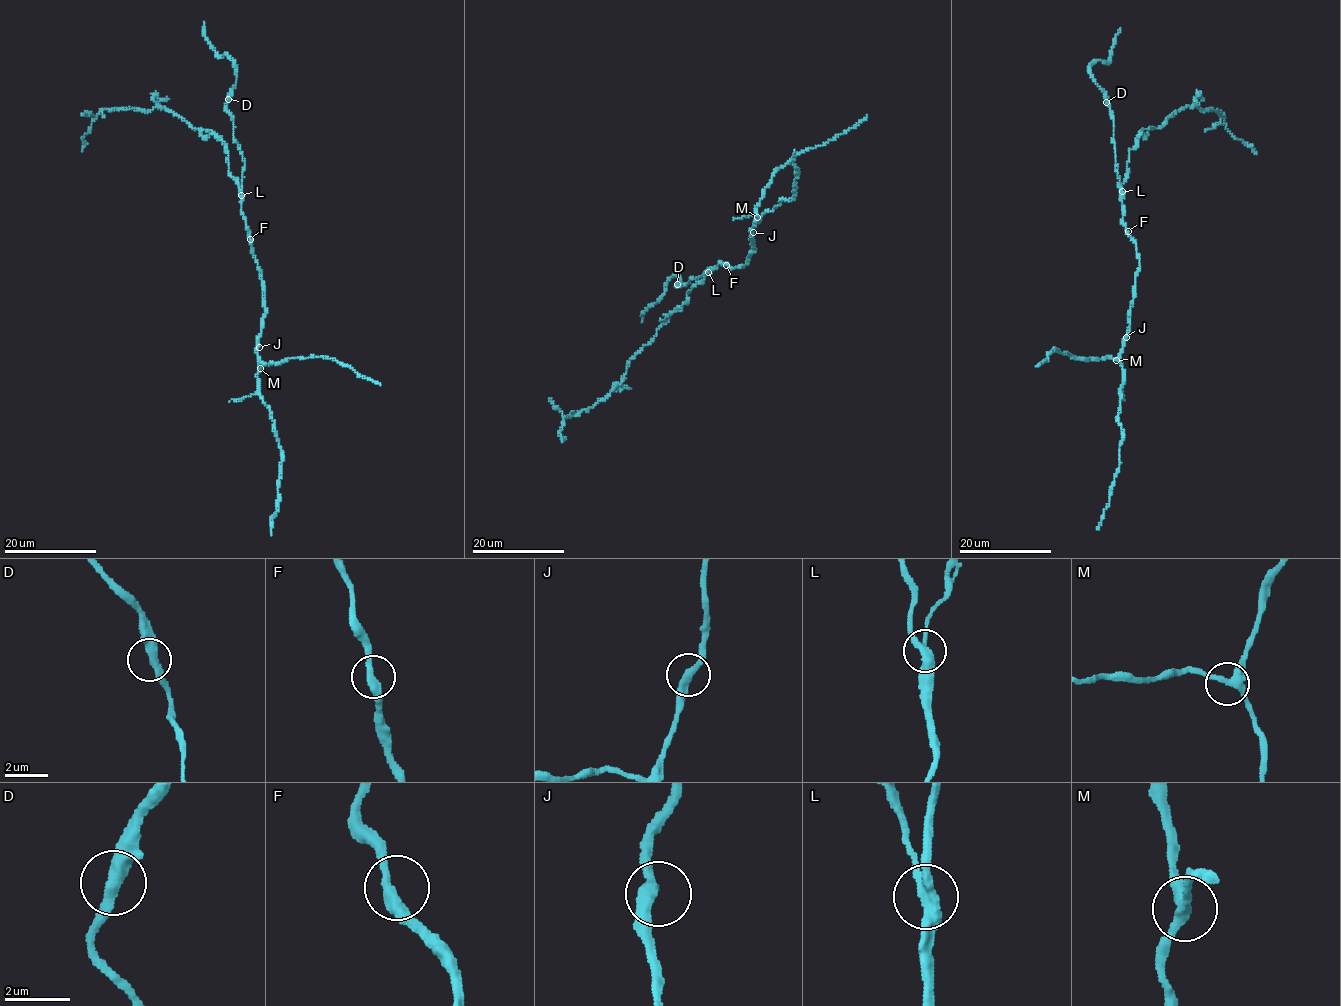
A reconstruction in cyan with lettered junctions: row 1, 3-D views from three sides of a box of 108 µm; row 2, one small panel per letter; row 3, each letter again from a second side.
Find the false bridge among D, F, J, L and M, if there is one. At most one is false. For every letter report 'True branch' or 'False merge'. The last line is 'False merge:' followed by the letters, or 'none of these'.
D: True branch
F: True branch
J: True branch
L: False merge
M: True branch
False merge: L

